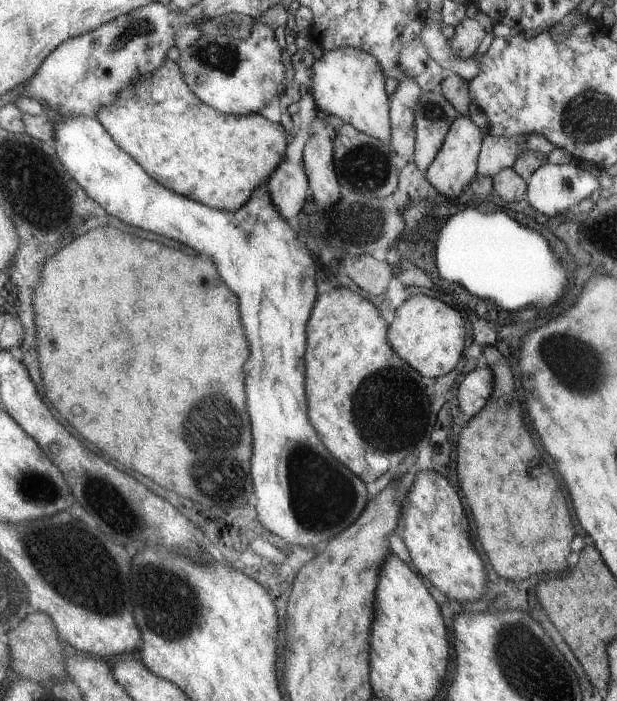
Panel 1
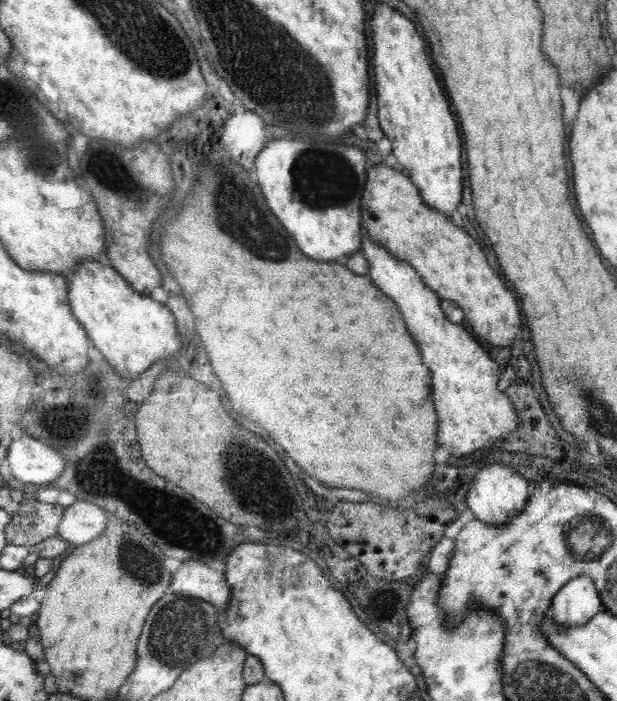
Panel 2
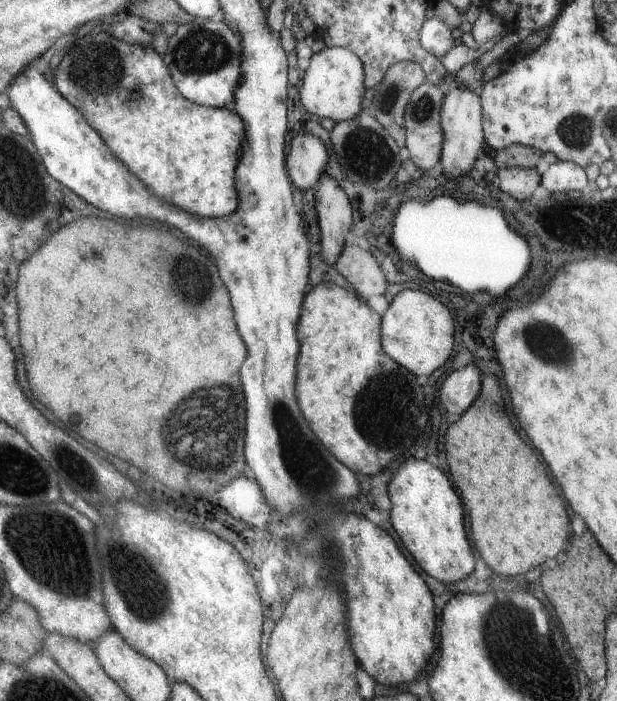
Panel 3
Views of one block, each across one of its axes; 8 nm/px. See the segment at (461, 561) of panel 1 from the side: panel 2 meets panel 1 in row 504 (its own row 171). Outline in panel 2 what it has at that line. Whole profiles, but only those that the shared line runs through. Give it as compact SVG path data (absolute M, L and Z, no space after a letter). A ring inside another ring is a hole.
M385 4L376 6L370 25L379 126L402 166L401 172L417 186L420 197L433 210L451 216L461 202L461 138L457 124L413 24Z

